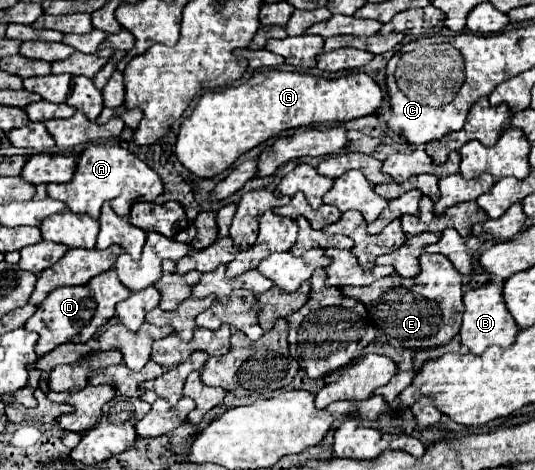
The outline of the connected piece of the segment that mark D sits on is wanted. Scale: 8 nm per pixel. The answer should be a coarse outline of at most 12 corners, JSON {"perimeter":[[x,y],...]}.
{"perimeter":[[114,269],[58,287],[26,323],[42,357],[90,341],[130,291]]}

